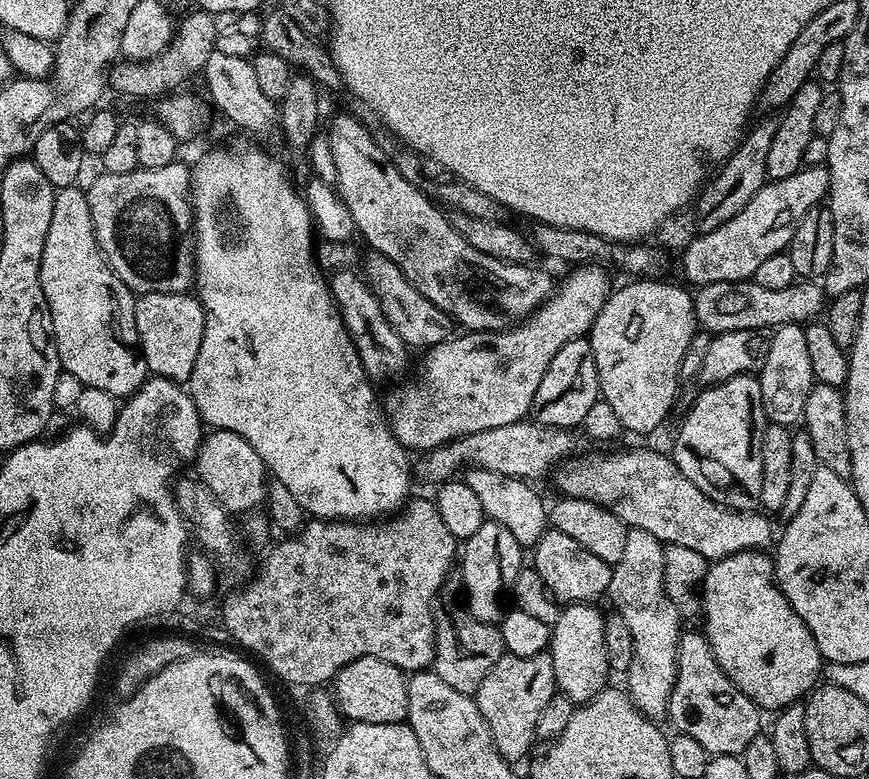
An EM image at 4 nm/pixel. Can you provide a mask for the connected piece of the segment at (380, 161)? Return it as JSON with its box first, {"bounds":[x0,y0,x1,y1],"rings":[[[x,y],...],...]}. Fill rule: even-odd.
{"bounds":[326,116,554,332],"rings":[[[336,116],[328,124],[326,135],[330,142],[332,162],[331,171],[336,171],[334,187],[339,192],[346,210],[356,223],[356,231],[369,244],[373,252],[380,252],[396,263],[398,269],[418,290],[435,306],[452,317],[461,329],[468,332],[498,332],[507,330],[527,320],[554,291],[554,280],[548,272],[540,268],[532,268],[531,263],[508,264],[498,258],[490,258],[490,254],[482,254],[482,250],[474,250],[458,230],[454,230],[451,219],[443,216],[441,209],[423,192],[419,192],[402,174],[398,174],[398,166],[382,154],[382,146],[378,146],[373,129],[363,128],[352,116]]]}

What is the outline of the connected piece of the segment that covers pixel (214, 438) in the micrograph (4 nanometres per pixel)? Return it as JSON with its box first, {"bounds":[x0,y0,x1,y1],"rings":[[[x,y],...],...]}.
{"bounds":[195,428,270,514],"rings":[[[221,428],[209,431],[201,439],[200,449],[196,451],[195,468],[195,479],[207,486],[210,494],[214,494],[214,498],[228,513],[248,514],[265,503],[270,473],[265,468],[262,458],[258,458],[258,450],[254,450],[254,446],[246,442],[246,438]]]}

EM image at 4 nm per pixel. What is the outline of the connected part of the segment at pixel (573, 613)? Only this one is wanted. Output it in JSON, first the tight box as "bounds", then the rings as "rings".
{"bounds":[550,603,610,706],"rings":[[[595,603],[569,604],[561,607],[558,622],[552,625],[552,643],[550,655],[554,662],[554,678],[559,691],[565,692],[573,705],[579,706],[588,703],[595,698],[609,683],[610,669],[606,658],[606,642],[604,641],[604,617],[603,611],[596,609]]]}

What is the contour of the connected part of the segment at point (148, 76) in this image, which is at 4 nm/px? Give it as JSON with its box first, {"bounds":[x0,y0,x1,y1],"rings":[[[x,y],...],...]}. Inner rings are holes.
{"bounds":[108,10,217,98],"rings":[[[195,10],[184,16],[184,21],[179,21],[172,34],[172,42],[168,49],[149,60],[125,60],[113,63],[109,74],[108,83],[111,91],[121,92],[124,96],[152,96],[159,98],[165,94],[172,94],[181,87],[180,84],[187,76],[203,73],[206,58],[217,51],[216,20],[211,12]]]}

